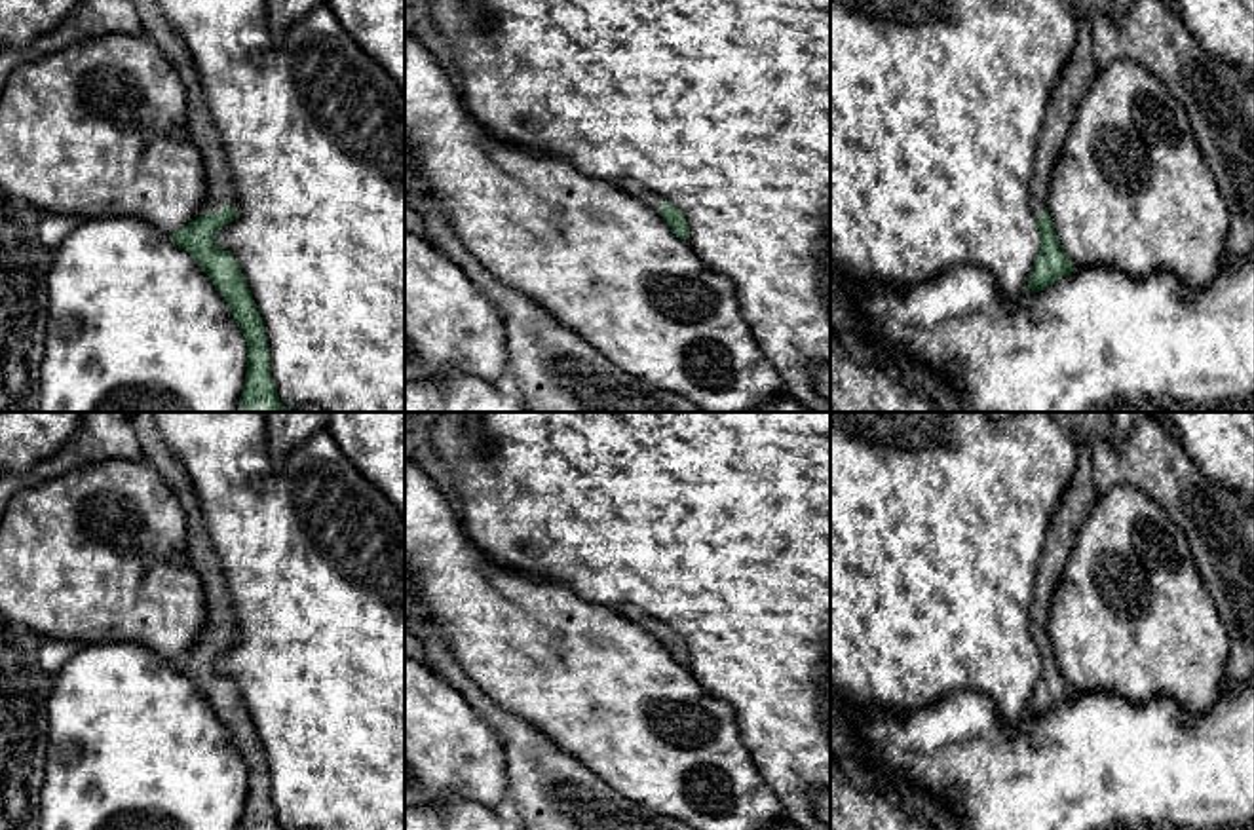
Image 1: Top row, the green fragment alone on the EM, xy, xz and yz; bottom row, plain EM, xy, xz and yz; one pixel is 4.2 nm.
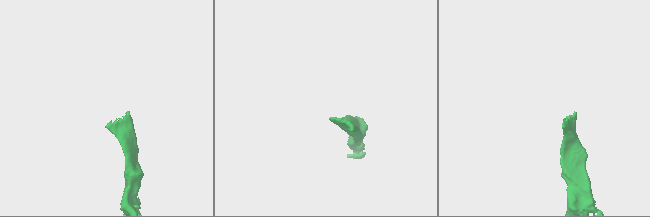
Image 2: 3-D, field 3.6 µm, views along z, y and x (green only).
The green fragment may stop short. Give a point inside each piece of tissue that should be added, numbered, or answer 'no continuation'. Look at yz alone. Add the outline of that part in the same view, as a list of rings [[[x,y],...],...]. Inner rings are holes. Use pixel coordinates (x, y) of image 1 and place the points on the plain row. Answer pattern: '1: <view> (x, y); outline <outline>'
1: yz (1080, 496); outline [[[1075,437],[1075,450],[1075,471],[1053,513],[1036,575],[1036,593],[1032,600],[1036,617],[1034,640],[1045,636],[1043,631],[1049,619],[1051,598],[1062,579],[1075,534],[1096,501],[1091,481],[1091,446]]]

